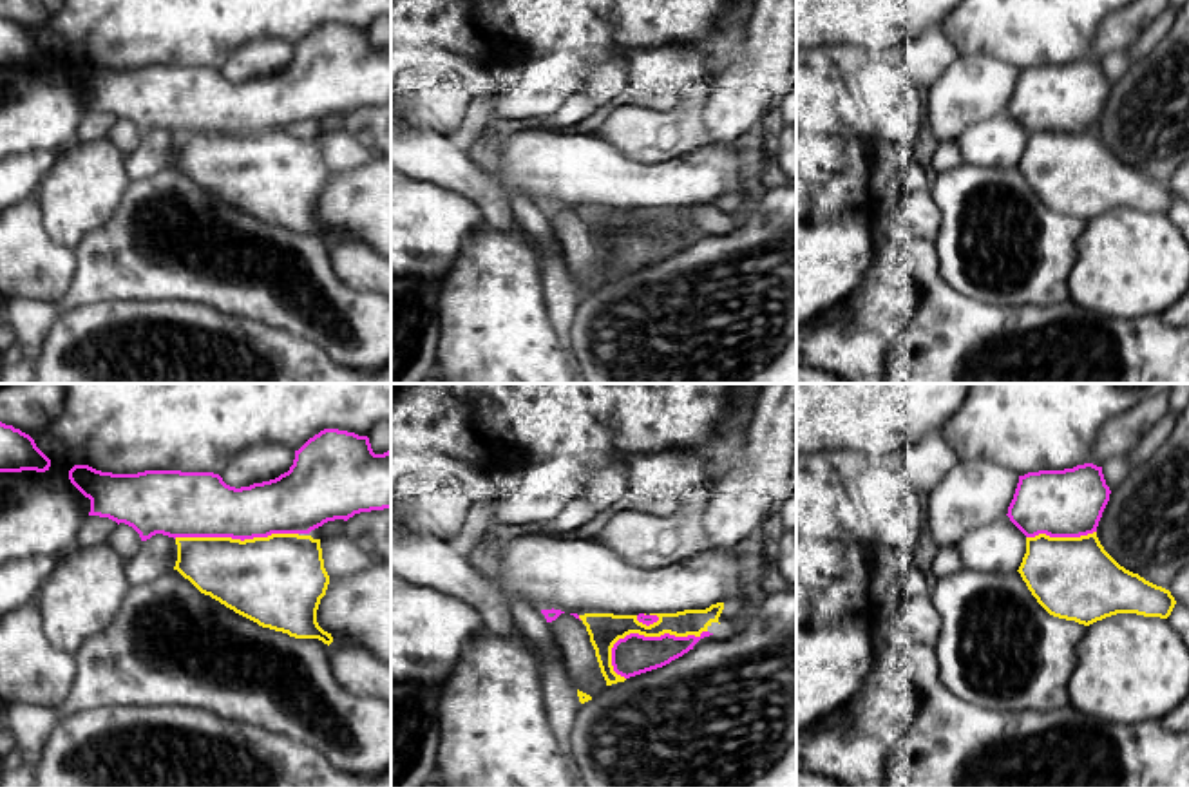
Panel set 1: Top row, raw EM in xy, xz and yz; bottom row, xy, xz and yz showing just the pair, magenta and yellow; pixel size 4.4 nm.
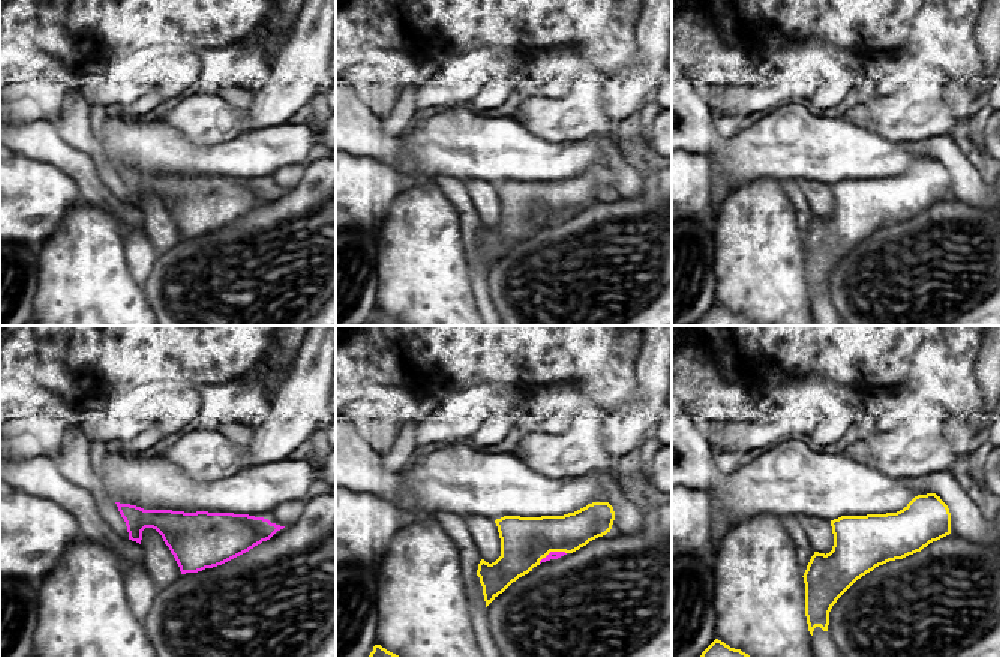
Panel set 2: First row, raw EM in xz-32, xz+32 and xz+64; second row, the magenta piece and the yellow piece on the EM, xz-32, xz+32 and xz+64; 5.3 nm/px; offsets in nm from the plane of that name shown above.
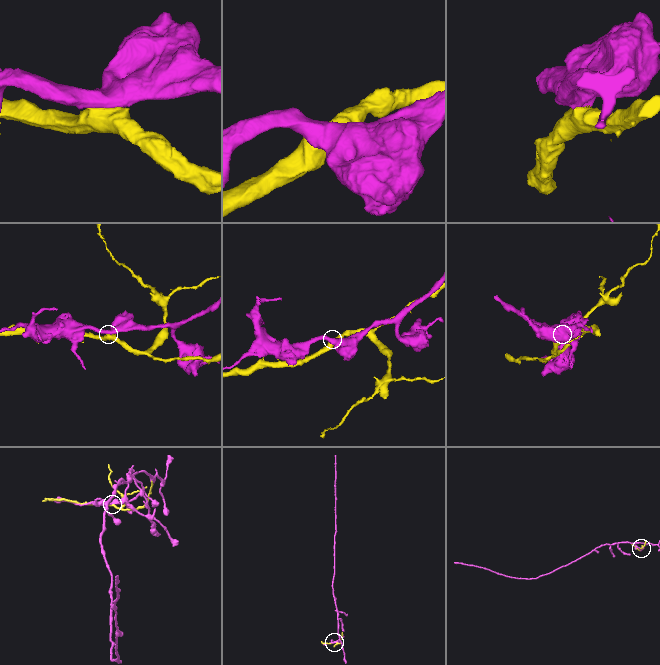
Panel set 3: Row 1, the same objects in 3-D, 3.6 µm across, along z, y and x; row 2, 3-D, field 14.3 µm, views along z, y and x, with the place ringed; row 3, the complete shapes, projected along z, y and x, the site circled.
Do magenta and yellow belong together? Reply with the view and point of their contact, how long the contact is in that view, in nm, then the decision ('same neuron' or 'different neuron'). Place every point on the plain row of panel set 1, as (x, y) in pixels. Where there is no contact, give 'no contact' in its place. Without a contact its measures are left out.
meets magenta in xz at (646, 232); contact 460 nm long; different neuron

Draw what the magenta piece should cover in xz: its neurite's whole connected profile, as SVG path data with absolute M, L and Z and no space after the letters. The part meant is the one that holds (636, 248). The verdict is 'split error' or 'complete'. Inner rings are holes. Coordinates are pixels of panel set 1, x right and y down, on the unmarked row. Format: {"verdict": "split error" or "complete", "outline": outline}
{"verdict": "complete", "outline": "M702 226L699 232L675 232L664 228L661 232L644 232L639 228L630 228L619 233L612 242L612 261L614 266L624 273L662 262L671 255L682 251L693 241L713 228Z"}

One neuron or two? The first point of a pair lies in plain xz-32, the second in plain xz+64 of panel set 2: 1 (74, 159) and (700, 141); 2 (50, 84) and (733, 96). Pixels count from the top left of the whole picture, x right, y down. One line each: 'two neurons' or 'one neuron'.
1: one neuron
2: two neurons

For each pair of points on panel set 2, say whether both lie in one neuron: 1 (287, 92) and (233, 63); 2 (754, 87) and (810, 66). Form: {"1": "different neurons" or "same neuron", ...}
{"1": "different neurons", "2": "different neurons"}

